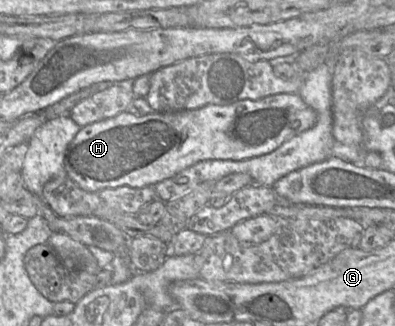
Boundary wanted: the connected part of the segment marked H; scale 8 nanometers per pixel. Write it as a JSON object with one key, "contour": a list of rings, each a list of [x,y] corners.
{"contour":[[[278,93],[258,100],[244,99],[227,105],[208,104],[197,109],[140,116],[124,111],[81,127],[66,150],[65,171],[72,181],[88,192],[121,186],[154,188],[155,184],[201,161],[240,161],[270,153],[285,141],[312,128],[317,119],[317,112],[298,93]]]}

